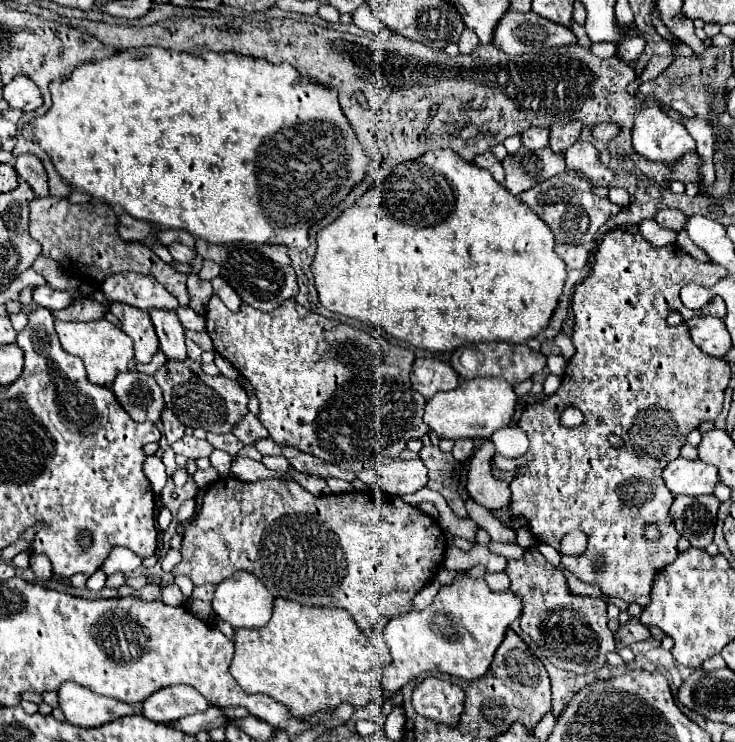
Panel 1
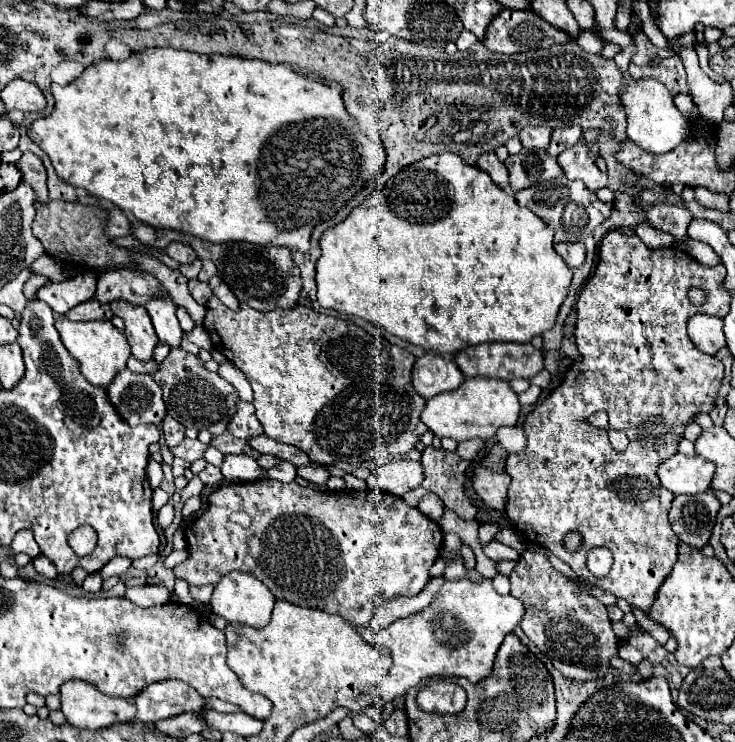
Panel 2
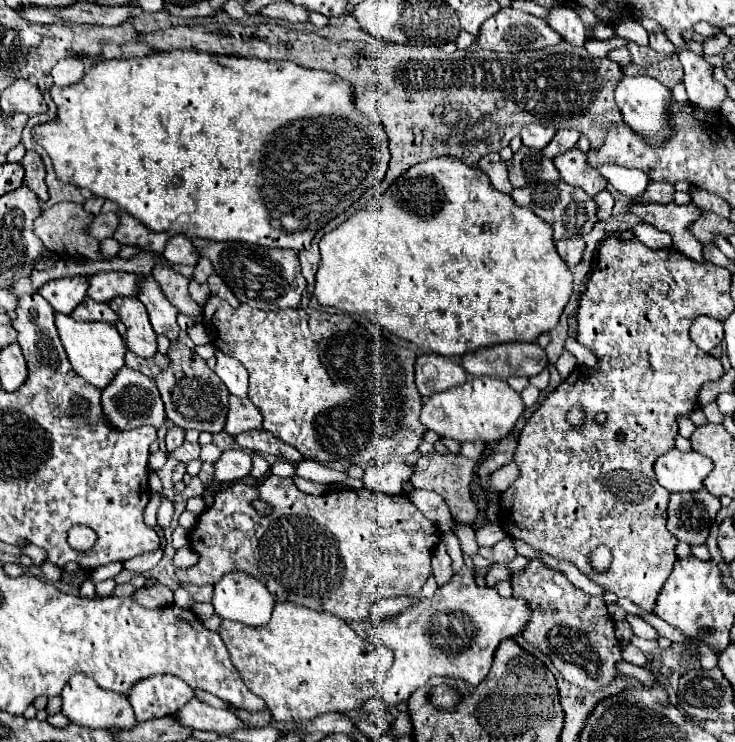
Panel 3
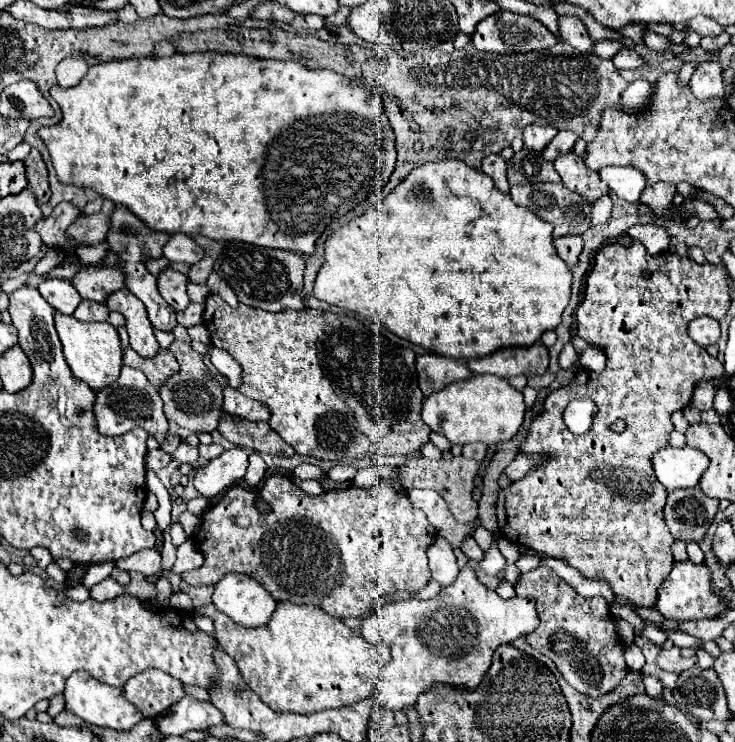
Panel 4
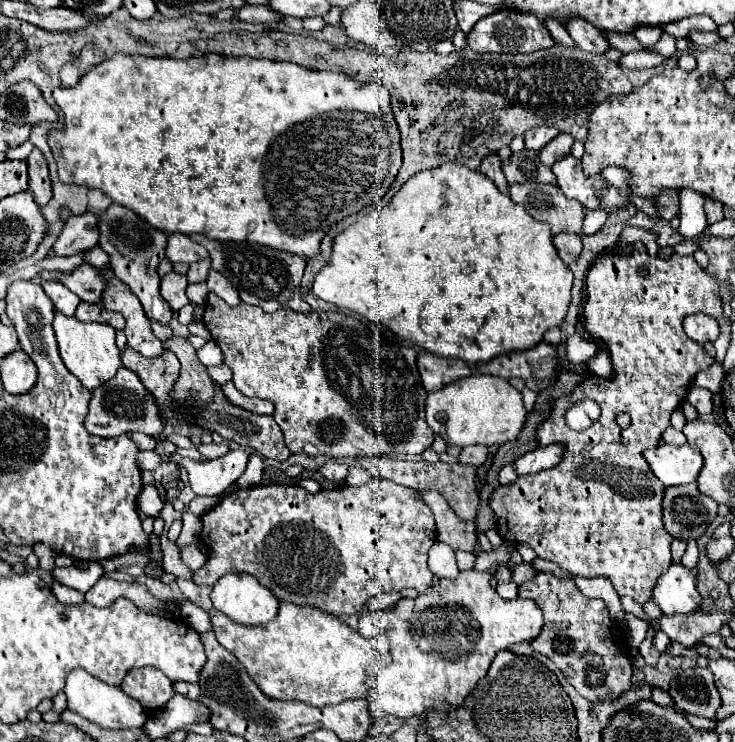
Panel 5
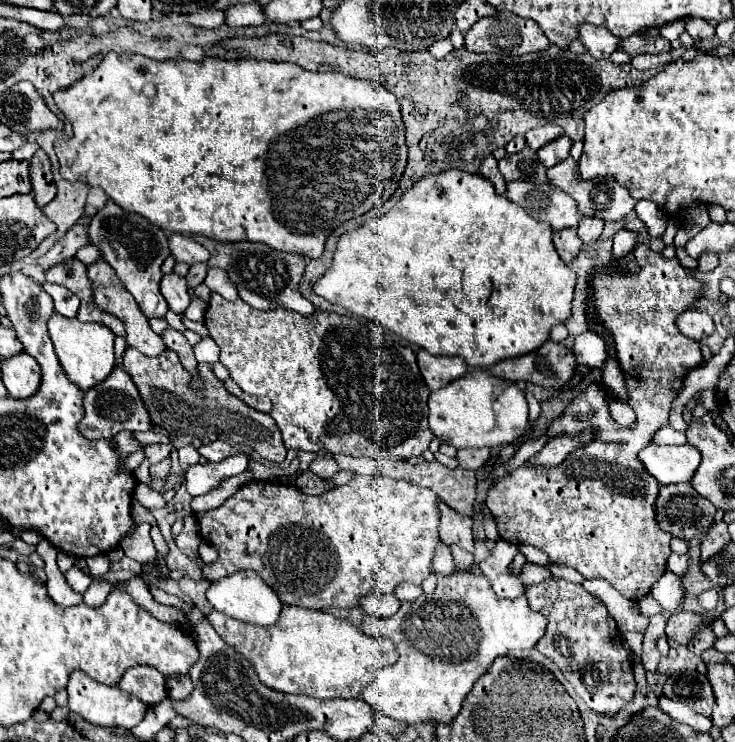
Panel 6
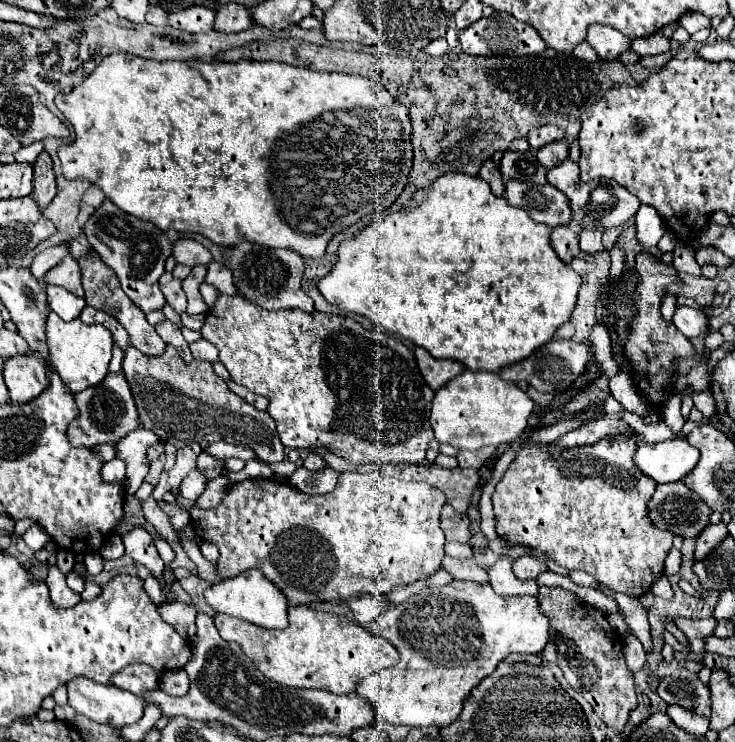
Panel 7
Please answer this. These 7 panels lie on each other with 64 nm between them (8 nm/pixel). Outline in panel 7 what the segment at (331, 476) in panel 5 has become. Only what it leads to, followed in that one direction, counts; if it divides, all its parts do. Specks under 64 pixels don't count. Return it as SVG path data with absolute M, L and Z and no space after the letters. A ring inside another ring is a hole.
M310 452L310 454L308 454L308 458L304 460L304 468L312 470L312 472L318 472L318 470L324 470L324 468L328 468L328 466L326 466L326 462L324 462L318 454Z

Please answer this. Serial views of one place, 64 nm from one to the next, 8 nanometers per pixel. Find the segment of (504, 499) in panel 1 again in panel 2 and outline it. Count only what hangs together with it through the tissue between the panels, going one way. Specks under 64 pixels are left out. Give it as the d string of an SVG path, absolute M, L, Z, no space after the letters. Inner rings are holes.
M476 464L472 470L472 486L476 494L482 498L482 502L490 508L504 510L508 498L508 484L510 476L506 472L496 474L488 468L482 468L482 464Z

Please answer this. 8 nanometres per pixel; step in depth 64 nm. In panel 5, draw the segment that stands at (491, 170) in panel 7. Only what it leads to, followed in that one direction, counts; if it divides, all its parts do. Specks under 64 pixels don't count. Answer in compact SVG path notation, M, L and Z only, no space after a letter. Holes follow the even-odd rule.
M498 154L486 156L486 158L482 160L482 164L480 164L480 172L482 172L484 176L488 176L502 194L508 194L508 180L506 180L506 176L504 176L504 172L502 172L502 160L500 160Z

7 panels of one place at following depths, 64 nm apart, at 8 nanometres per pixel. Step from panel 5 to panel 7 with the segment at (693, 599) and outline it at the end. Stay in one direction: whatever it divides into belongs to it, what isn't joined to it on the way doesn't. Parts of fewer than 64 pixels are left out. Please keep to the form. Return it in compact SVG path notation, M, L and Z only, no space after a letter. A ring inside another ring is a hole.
M662 576L660 580L656 580L656 584L652 586L650 592L652 592L654 596L662 598L664 602L672 602L672 600L674 600L674 590L672 590L672 586L670 586L668 576Z

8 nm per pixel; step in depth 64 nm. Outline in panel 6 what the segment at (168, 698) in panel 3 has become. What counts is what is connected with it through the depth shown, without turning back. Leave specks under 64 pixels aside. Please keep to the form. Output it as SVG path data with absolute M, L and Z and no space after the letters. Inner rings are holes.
M152 666L128 668L118 684L124 692L140 698L146 706L154 706L168 696L166 678Z

